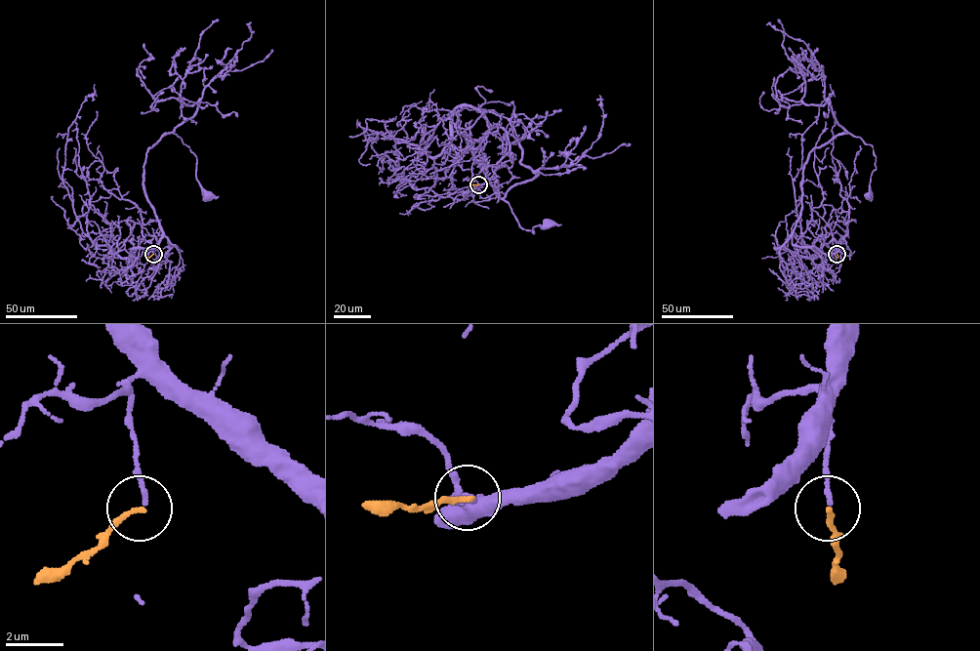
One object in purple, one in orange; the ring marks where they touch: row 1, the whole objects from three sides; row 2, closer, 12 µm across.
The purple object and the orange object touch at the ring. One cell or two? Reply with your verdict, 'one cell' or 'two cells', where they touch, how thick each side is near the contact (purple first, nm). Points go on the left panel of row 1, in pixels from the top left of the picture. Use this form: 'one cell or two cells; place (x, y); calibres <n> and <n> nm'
one cell; place (153, 254); calibres 160 and 180 nm

